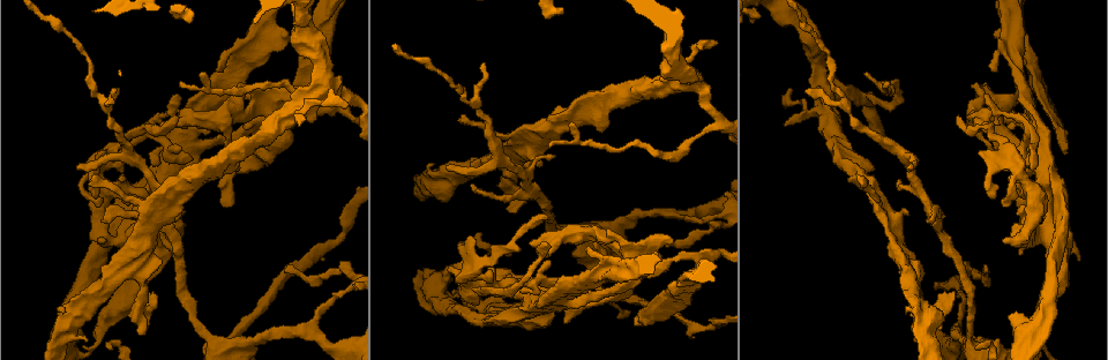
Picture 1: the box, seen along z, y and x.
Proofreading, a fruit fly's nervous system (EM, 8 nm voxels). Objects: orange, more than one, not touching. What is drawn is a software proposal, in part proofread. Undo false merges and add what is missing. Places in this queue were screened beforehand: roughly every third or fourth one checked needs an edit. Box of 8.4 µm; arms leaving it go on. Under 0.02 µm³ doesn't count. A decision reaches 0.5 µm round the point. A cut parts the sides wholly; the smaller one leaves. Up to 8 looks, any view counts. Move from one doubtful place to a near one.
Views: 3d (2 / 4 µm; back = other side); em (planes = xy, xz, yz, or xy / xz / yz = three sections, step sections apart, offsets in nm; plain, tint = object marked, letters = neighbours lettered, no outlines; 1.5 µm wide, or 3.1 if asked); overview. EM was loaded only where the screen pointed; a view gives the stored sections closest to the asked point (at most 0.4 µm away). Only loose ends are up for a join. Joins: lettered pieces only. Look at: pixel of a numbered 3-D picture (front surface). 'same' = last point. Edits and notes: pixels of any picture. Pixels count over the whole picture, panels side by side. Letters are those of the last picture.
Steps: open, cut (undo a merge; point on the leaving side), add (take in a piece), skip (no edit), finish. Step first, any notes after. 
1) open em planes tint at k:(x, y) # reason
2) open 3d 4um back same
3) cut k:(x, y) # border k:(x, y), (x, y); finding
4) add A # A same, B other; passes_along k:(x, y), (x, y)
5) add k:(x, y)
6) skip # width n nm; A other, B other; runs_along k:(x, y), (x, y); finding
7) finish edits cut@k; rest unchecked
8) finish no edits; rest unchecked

open em xz step 8 letters at 1:(784, 126) # free end

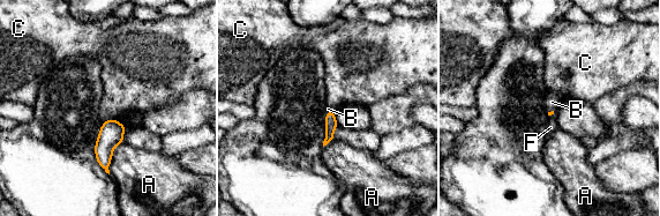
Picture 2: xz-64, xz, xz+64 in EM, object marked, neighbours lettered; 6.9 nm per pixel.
open em planes letters same

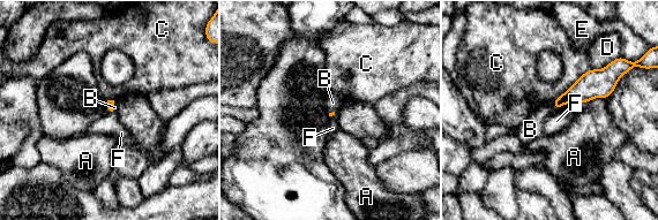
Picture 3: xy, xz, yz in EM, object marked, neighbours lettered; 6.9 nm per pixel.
add B # A other, B same, C other, D other, E other, F other; passes_along 3:(584, 89), (554, 106), (530, 129); the neuron continues

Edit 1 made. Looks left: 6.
open em xz step 8 tint at 1:(908, 170) # tapers out

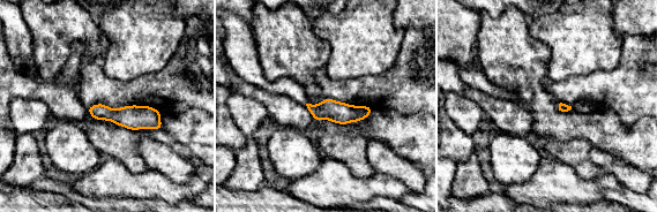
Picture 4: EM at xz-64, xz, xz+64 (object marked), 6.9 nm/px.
open em planes letters same # cut it another way

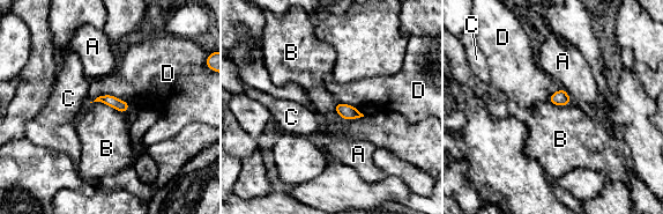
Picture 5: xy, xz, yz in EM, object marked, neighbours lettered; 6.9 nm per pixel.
skip # A other, B other, C other, D other; border 5:(334, 105), (347, 119), (364, 116); none of them fits

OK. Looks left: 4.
open em planes plain at 1:(485, 63) # tapers out

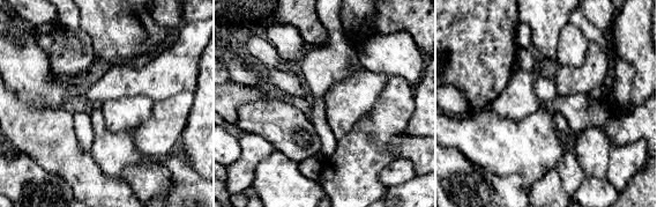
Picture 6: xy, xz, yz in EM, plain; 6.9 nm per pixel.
open em planes letters same # what lies round it

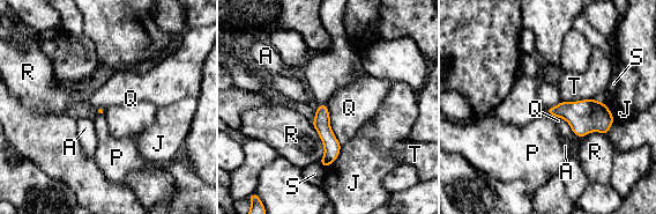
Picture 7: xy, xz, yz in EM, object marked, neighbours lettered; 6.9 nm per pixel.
skip # longest_contact Q 320 nm; A other, J other, P other, Q other, R other, S other, T other; border 7:(326, 104), (330, 130), (341, 146); none of them fits

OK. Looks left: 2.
finish edits add@3; rest unchecked

